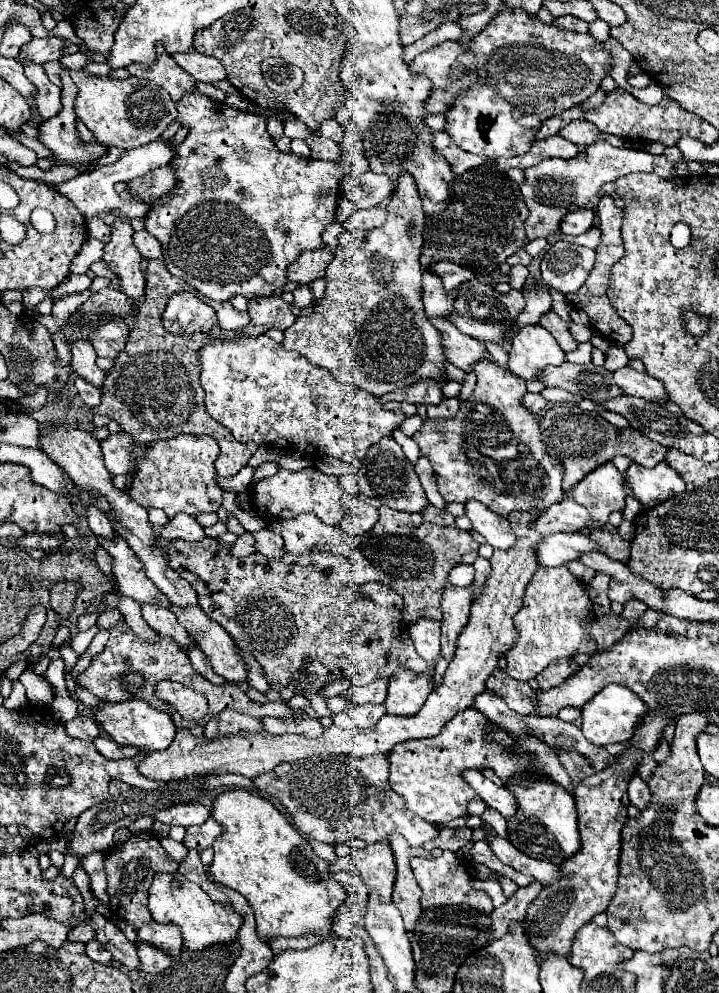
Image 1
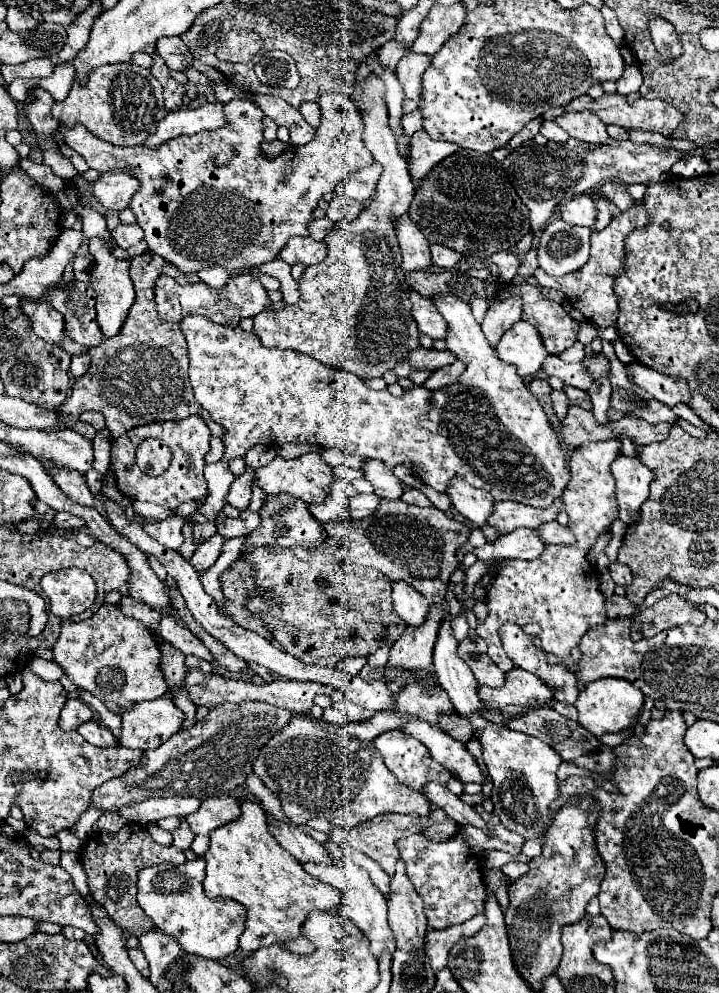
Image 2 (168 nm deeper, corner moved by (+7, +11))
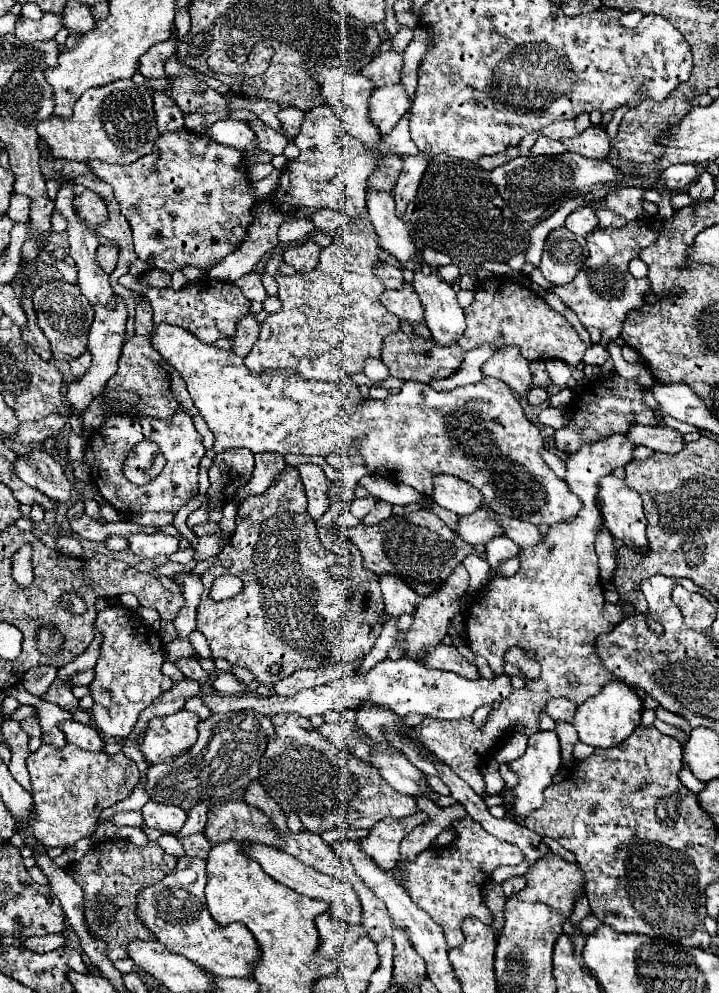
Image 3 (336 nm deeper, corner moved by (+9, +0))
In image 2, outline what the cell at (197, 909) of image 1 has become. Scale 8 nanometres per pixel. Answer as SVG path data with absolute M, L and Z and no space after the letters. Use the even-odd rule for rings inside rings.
M201 857L183 865L153 865L141 869L137 881L139 907L161 931L173 935L185 953L207 959L221 959L239 947L239 935L245 929L245 907L229 899L209 899L203 891L205 861Z

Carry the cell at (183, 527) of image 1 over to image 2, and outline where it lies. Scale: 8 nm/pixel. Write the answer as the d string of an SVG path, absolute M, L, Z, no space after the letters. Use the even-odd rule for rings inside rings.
M173 515L165 521L159 521L159 523L145 523L143 529L155 539L159 541L161 545L169 547L169 549L179 549L181 543L183 543L183 525L187 523L185 517L179 517L179 515Z

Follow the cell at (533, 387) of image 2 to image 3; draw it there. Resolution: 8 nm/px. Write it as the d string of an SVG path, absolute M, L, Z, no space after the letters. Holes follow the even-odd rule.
M533 386L527 394L527 400L529 400L531 406L543 406L547 402L547 398L549 398L549 392L545 388L535 388Z

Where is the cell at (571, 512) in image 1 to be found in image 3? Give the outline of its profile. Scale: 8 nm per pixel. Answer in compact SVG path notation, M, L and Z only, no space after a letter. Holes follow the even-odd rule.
M477 510L467 516L459 516L457 520L457 532L455 532L463 542L471 546L487 544L491 536L501 536L499 524L495 524L495 518L487 514L487 510Z

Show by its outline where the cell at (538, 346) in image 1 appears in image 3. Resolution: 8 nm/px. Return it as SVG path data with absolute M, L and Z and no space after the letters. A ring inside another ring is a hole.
M501 348L497 350L481 368L483 376L497 378L505 382L513 392L525 396L531 388L529 360L519 356L519 348Z

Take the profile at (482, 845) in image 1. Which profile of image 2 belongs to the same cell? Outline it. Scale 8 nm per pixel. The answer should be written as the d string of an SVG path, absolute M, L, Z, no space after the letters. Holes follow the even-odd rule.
M507 863L507 865L503 867L503 873L505 873L509 879L519 879L521 875L527 873L527 869L529 869L527 863Z

